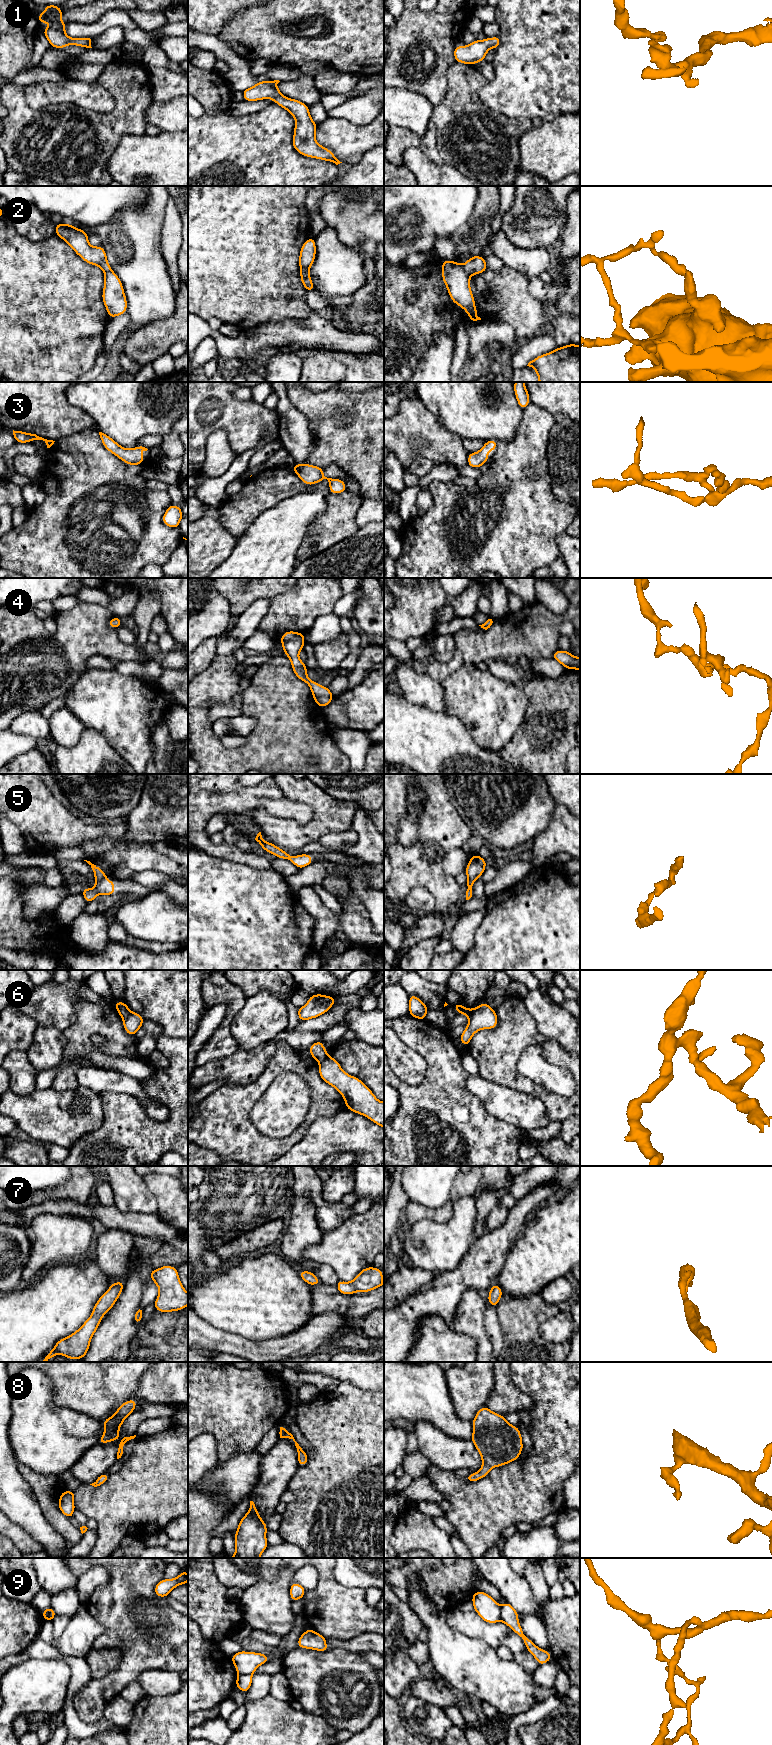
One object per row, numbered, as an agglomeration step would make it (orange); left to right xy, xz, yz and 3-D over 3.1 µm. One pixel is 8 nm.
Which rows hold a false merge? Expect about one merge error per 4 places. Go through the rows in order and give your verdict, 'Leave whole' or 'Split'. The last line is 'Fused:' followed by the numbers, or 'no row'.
1: Leave whole
2: Split
3: Leave whole
4: Leave whole
5: Leave whole
6: Split
7: Leave whole
8: Leave whole
9: Split
Fused: 2, 6, 9

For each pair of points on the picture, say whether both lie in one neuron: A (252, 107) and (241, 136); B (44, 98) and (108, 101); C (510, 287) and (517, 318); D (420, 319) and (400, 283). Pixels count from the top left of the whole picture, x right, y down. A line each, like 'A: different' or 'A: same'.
A: different
B: same
C: same
D: same

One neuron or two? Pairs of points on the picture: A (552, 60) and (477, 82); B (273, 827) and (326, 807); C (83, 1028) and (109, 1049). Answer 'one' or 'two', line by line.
A: two
B: one
C: one

